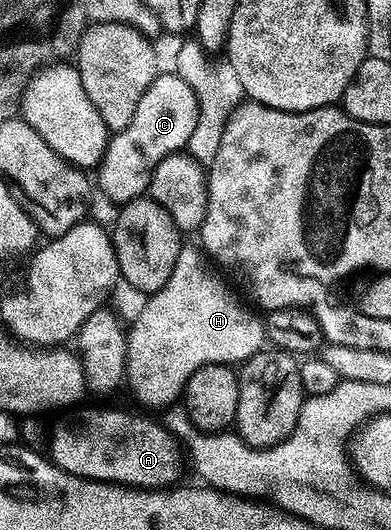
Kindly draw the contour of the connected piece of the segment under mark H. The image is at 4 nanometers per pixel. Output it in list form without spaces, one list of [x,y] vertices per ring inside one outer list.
[[[184,246],[172,278],[149,297],[126,337],[126,379],[135,396],[150,408],[165,409],[186,391],[188,378],[205,364],[241,365],[263,351],[266,325],[230,293],[201,247]]]

